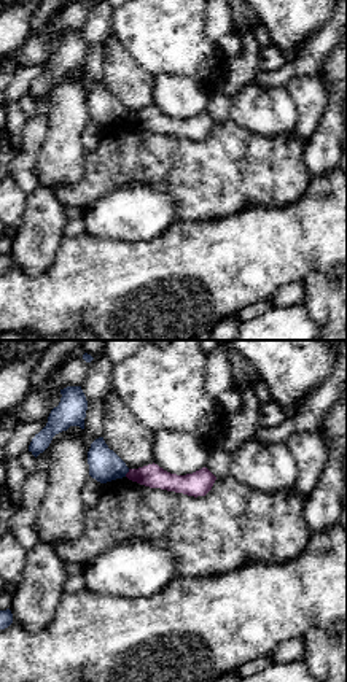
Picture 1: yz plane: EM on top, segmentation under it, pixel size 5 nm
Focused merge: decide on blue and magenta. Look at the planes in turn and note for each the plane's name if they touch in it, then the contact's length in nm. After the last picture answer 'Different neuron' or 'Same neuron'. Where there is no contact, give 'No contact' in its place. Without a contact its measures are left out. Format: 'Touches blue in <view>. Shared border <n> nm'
Touches blue in yz. Shared border 50 nm

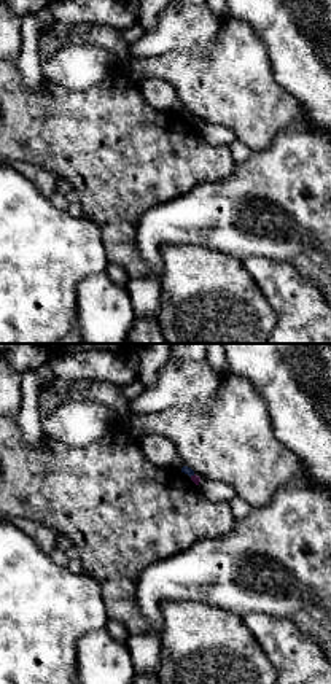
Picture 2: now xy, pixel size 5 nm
Touches blue in xy. Shared border 30 nm

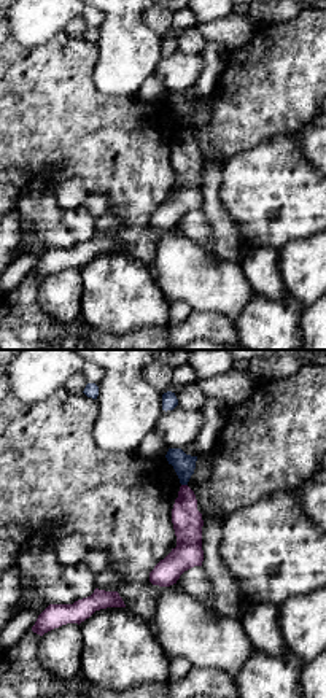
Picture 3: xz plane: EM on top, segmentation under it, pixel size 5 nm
Touches blue in xz. Shared border 30 nm

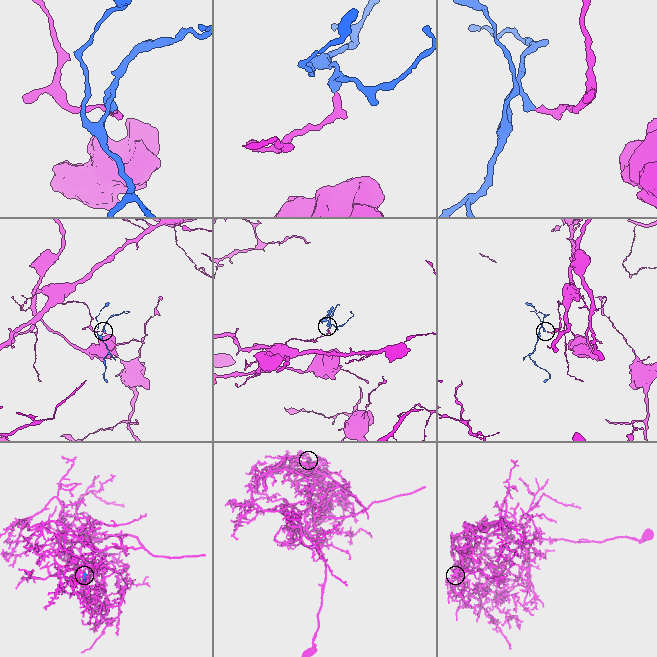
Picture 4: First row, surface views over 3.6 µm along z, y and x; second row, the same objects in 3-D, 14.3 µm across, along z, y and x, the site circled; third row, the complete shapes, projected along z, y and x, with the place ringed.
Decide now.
Different neuron

